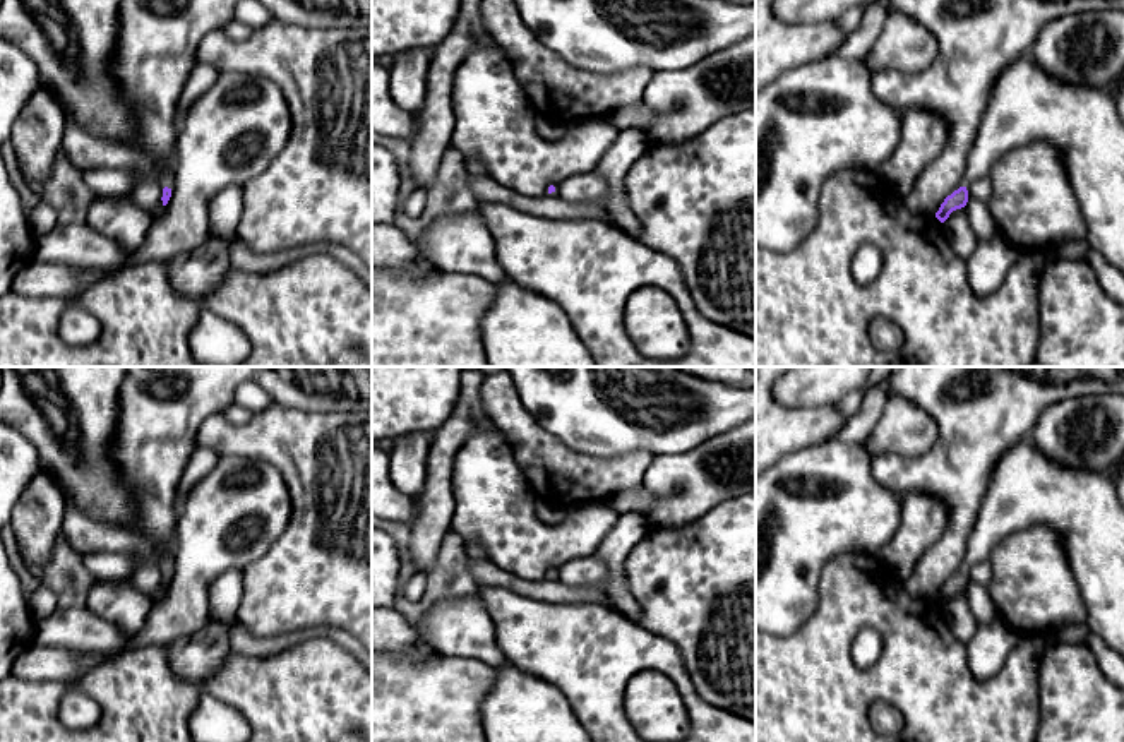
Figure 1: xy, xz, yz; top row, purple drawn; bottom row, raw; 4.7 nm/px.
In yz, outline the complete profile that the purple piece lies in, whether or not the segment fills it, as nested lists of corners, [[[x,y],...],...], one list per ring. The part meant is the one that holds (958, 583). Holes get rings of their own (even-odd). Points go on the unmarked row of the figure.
[[[960,571],[958,574],[954,574],[951,579],[944,583],[939,595],[936,596],[936,601],[941,607],[944,607],[953,595],[965,591],[966,586],[968,586],[968,574],[966,571]]]

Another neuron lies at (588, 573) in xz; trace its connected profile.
[[[596,552],[567,560],[555,571],[555,577],[571,588],[596,589],[603,596],[603,603],[607,603],[610,571]]]

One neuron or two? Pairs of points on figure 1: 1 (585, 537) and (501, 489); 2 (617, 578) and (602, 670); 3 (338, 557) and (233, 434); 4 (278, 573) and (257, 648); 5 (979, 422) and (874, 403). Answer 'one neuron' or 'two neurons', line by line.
1: one neuron
2: two neurons
3: one neuron
4: two neurons
5: two neurons

